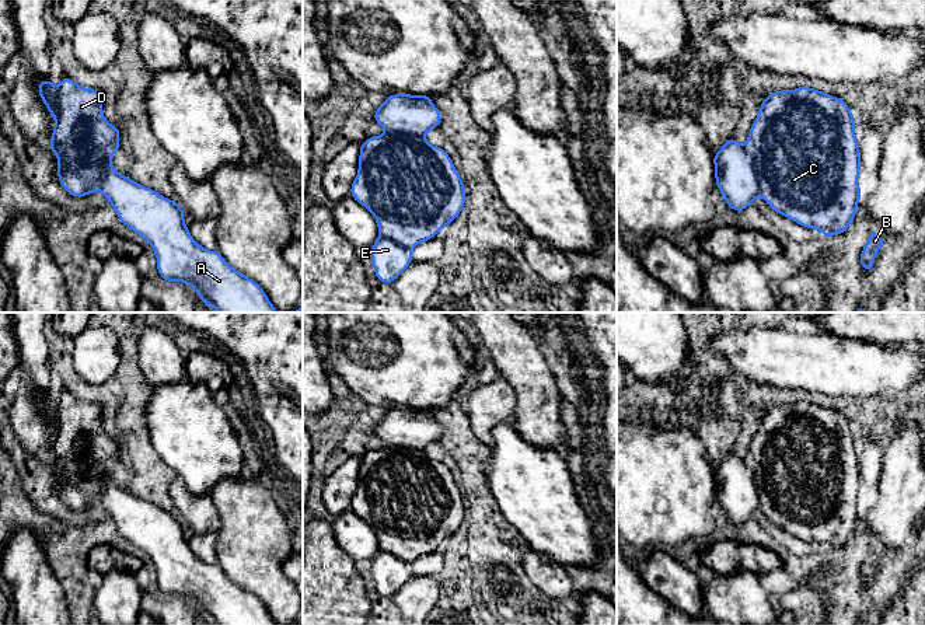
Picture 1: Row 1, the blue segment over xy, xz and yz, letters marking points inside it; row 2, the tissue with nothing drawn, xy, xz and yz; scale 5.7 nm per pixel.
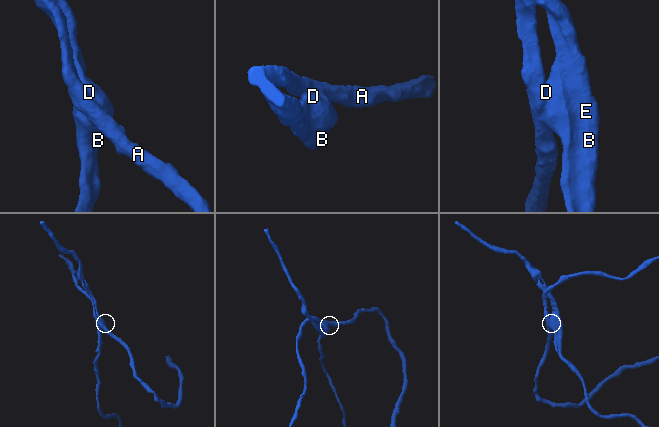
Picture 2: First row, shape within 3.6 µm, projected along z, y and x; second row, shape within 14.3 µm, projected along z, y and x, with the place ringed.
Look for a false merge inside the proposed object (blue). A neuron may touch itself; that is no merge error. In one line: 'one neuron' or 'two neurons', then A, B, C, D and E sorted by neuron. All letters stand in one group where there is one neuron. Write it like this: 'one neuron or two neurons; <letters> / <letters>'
two neurons; A / B C D E

